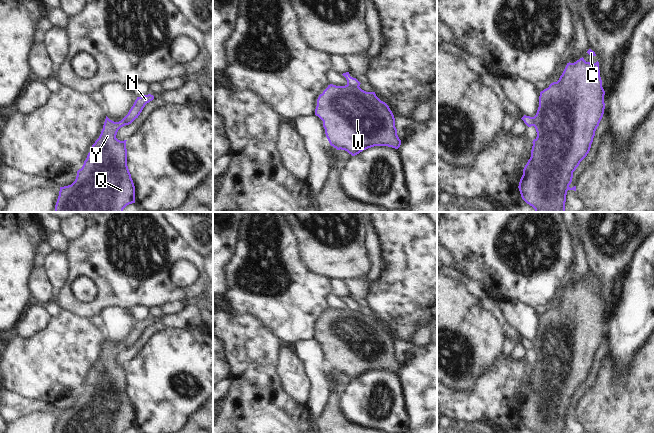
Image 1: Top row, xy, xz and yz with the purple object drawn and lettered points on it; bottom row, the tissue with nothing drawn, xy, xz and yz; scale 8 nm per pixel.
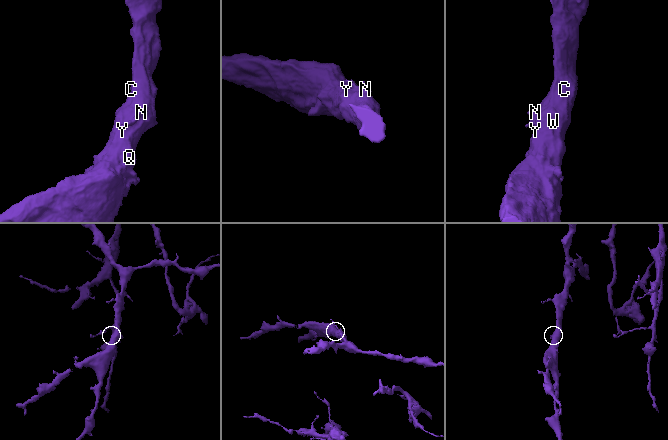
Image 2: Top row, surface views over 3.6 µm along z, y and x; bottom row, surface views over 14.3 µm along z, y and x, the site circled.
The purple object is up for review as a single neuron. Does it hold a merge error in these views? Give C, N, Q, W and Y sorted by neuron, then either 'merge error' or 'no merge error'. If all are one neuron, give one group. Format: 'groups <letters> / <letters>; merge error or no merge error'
groups C Q W Y / N; merge error

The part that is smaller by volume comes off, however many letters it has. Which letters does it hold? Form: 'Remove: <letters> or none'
Remove: N

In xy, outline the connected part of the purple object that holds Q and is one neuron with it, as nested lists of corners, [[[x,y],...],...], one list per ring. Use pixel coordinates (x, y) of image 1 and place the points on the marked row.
[[[106,116],[101,134],[77,171],[75,181],[60,187],[54,212],[123,212],[127,205],[135,203],[135,186],[127,166],[127,140],[116,138],[123,126],[123,119],[114,122]]]

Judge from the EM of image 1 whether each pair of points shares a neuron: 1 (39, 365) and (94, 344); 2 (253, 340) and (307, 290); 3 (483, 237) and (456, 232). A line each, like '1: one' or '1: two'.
1: one
2: two
3: one

